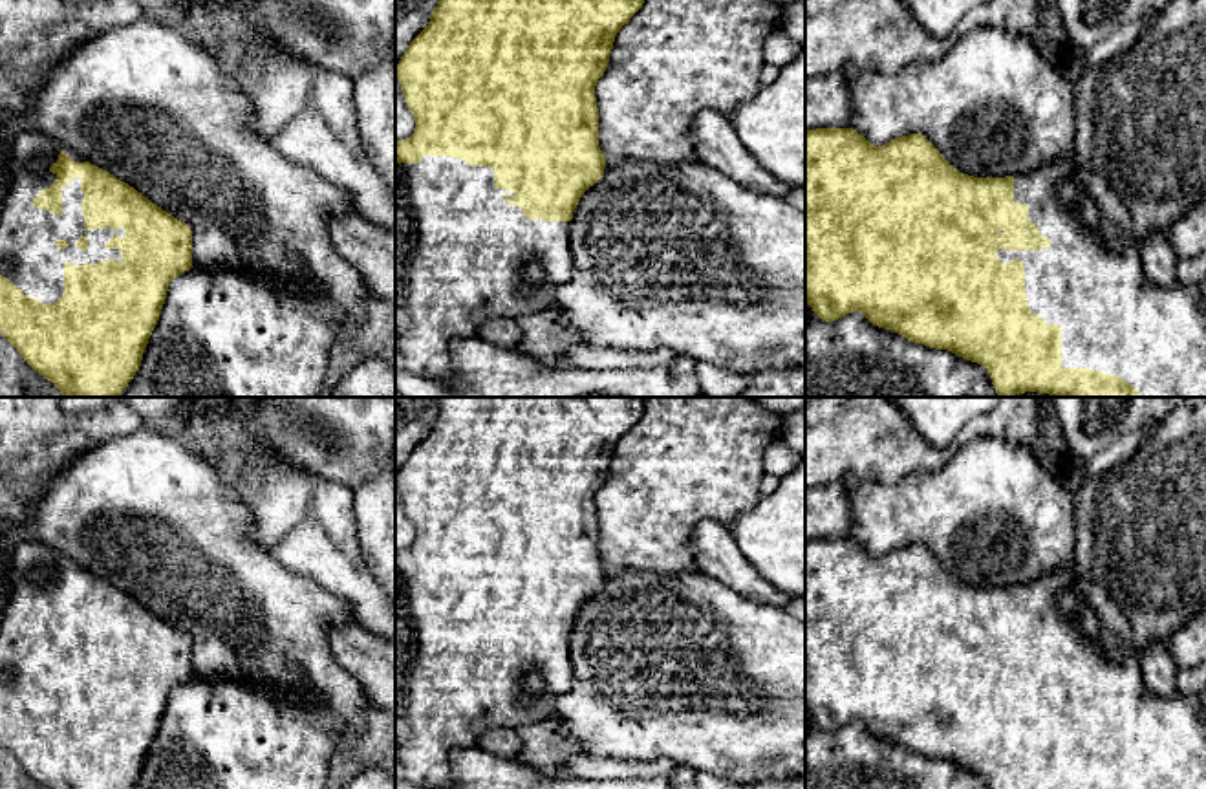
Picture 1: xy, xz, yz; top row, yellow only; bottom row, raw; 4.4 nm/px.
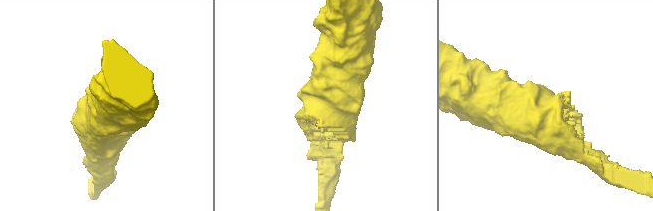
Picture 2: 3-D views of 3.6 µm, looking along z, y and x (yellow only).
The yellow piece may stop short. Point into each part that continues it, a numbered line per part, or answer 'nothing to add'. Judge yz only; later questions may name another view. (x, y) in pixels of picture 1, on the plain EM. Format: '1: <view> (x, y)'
1: yz (1089, 692)

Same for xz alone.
1: xz (476, 667)

